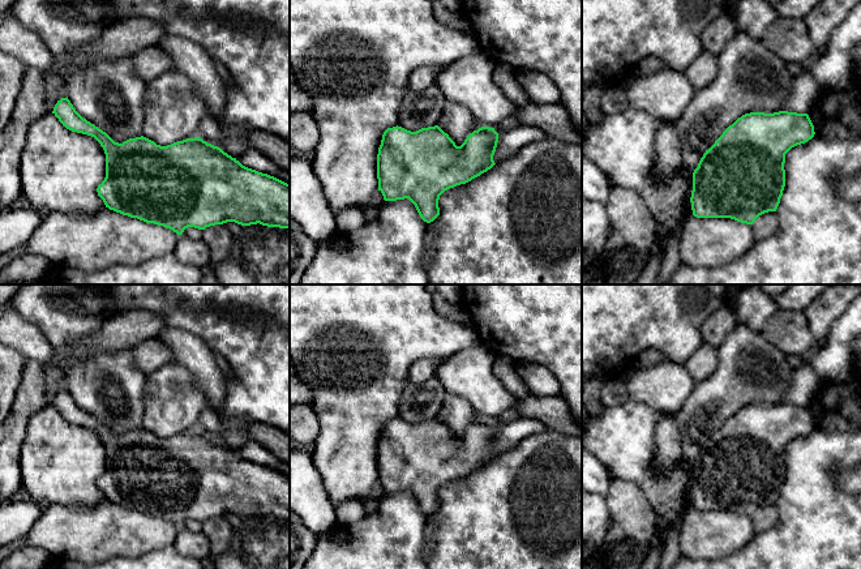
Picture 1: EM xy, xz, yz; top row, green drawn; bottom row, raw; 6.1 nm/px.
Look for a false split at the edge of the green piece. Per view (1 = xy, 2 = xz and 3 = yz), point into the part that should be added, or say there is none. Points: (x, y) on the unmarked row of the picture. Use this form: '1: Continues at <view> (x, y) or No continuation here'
1: No continuation here
2: No continuation here
3: No continuation here

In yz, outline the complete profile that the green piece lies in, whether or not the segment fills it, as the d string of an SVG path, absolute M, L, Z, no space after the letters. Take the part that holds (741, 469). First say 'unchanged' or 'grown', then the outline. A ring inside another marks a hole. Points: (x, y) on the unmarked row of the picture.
unchanged; M779 403L742 407L706 442L693 465L693 508L753 517L759 508L776 504L785 479L785 446L814 427L808 406Z

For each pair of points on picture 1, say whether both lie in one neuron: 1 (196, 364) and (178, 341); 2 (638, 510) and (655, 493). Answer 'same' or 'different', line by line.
1: same
2: different

